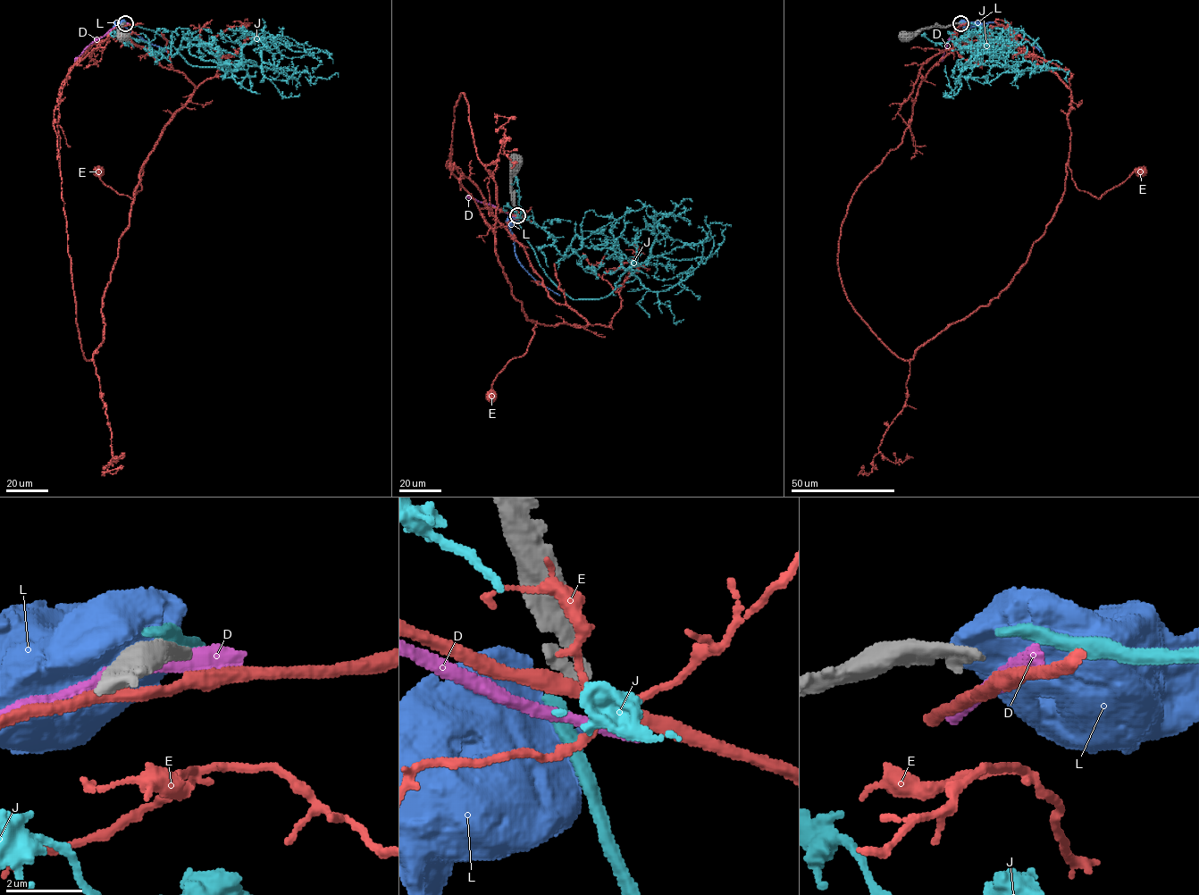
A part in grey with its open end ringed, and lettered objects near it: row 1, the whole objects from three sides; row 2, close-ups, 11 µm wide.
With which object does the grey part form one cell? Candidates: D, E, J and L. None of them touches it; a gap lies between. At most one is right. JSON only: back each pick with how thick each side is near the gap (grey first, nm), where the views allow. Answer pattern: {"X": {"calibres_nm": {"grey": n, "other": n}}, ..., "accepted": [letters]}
{"accepted": []}

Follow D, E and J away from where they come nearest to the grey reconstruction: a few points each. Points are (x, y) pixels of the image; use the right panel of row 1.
D: (961, 24), (950, 38), (941, 62)
E: (960, 24), (964, 58), (968, 37), (988, 36), (1070, 90), (1078, 189), (1099, 198), (1140, 172)
J: (961, 22), (1020, 30), (1043, 67), (1005, 67), (992, 39), (1001, 54), (979, 59), (962, 37), (928, 39)

